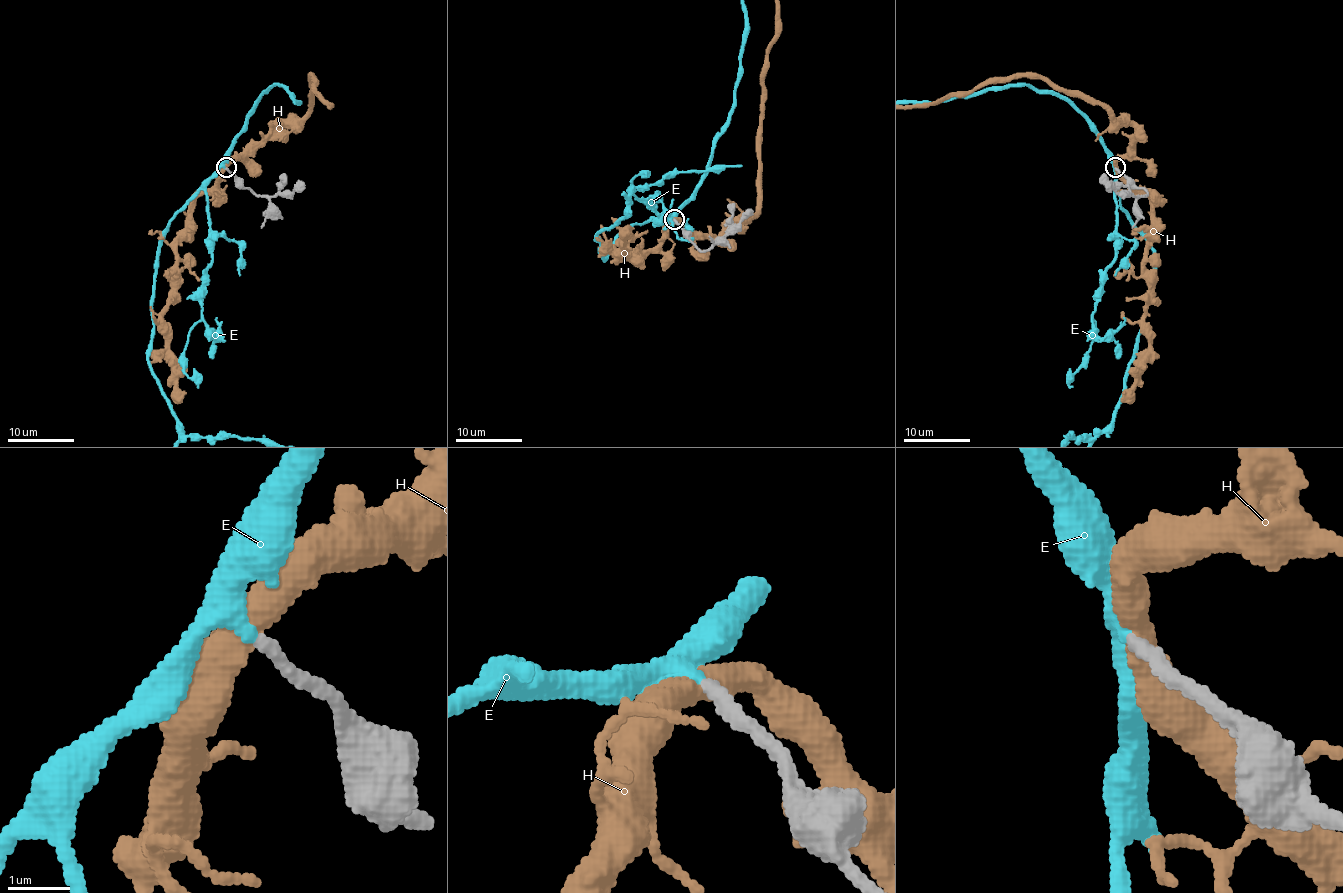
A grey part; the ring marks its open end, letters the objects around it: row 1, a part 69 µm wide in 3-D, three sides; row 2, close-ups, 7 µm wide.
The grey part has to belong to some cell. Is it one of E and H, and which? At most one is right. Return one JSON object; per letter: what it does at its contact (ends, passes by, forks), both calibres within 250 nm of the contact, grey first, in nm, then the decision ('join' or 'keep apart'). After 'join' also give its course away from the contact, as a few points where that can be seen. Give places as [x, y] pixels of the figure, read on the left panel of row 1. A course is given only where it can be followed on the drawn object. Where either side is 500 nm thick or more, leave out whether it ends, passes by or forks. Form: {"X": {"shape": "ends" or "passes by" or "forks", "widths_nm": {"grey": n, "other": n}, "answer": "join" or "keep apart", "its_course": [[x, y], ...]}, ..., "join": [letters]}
{"E": {"shape": "passes by", "widths_nm": {"grey": 240, "other": 240}, "answer": "join"}, "H": {"widths_nm": {"grey": 240, "other": 500}, "answer": "keep apart"}, "join": ["E"]}

